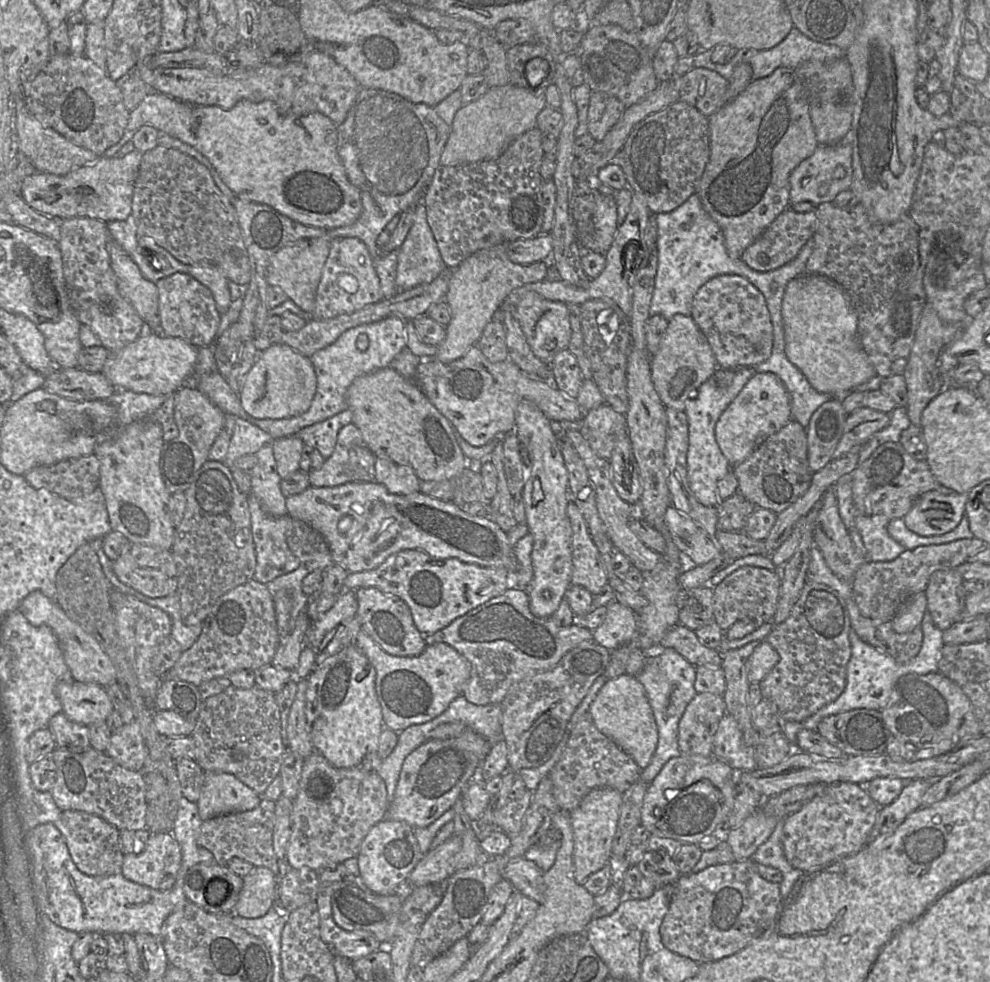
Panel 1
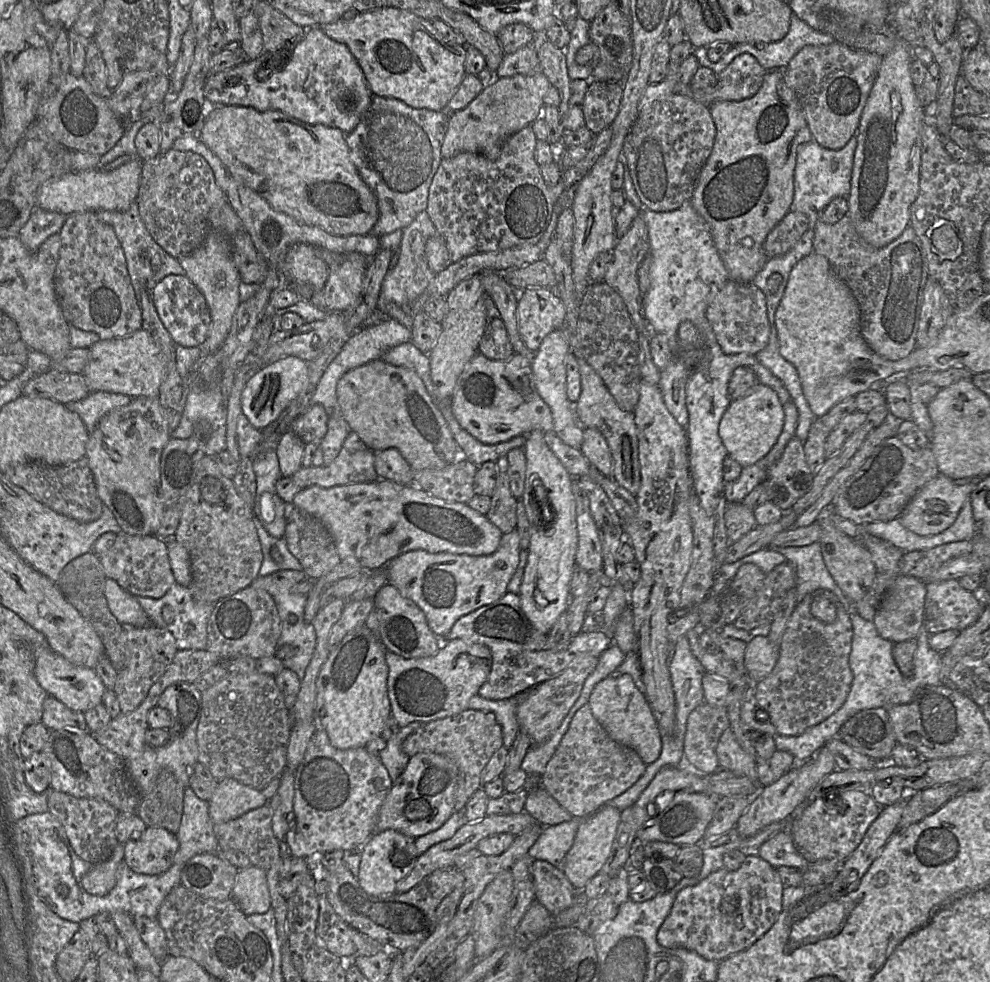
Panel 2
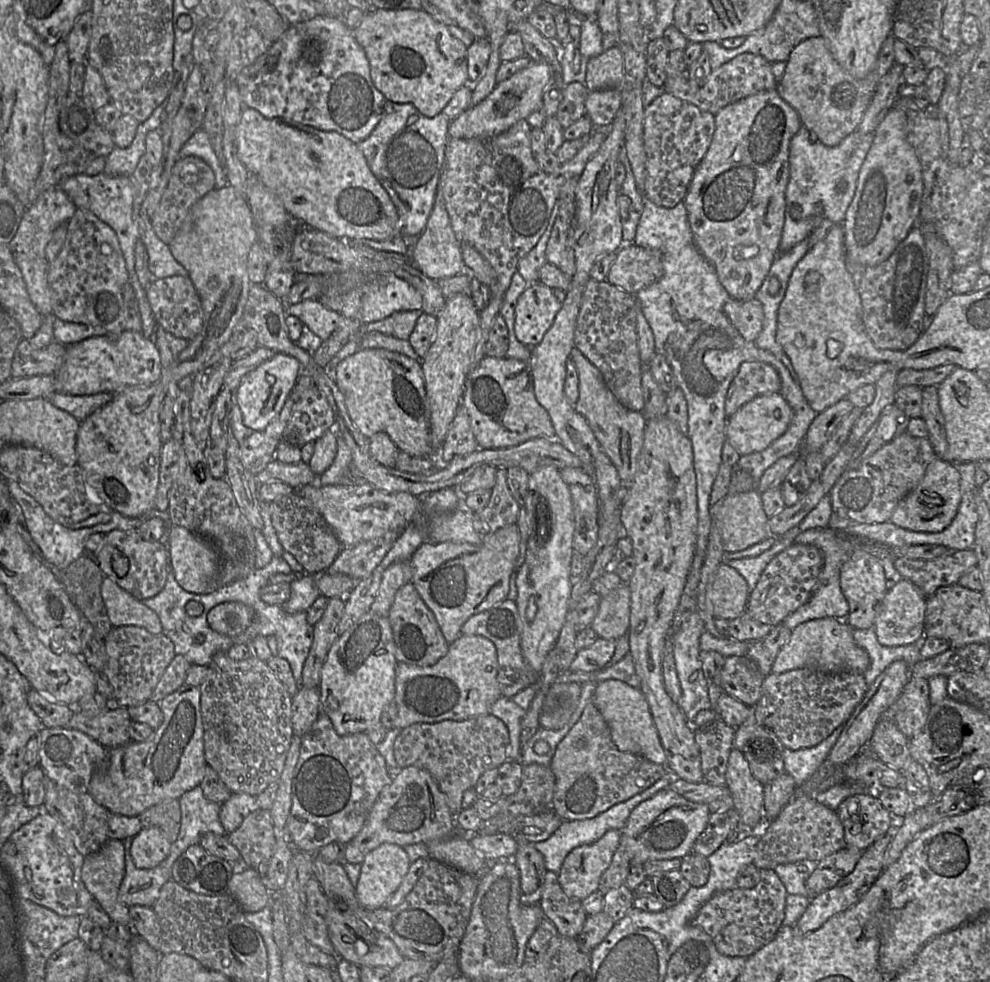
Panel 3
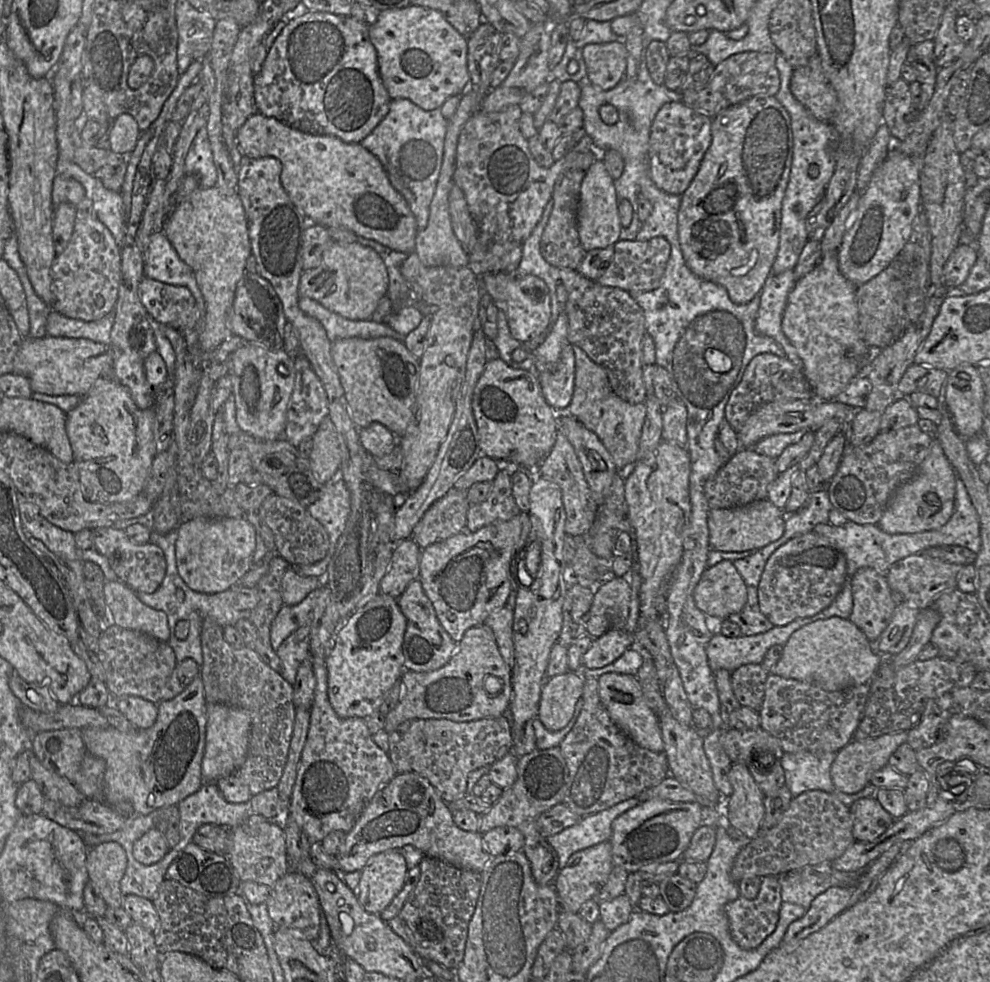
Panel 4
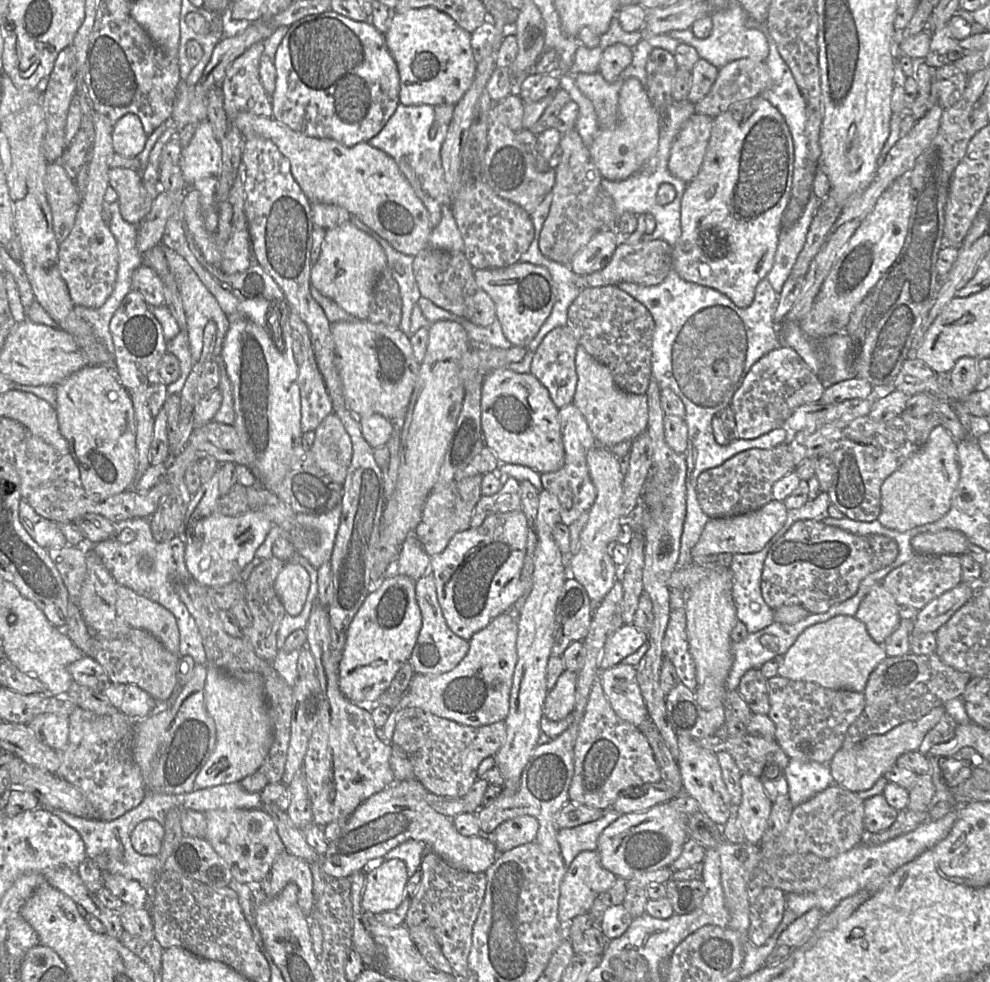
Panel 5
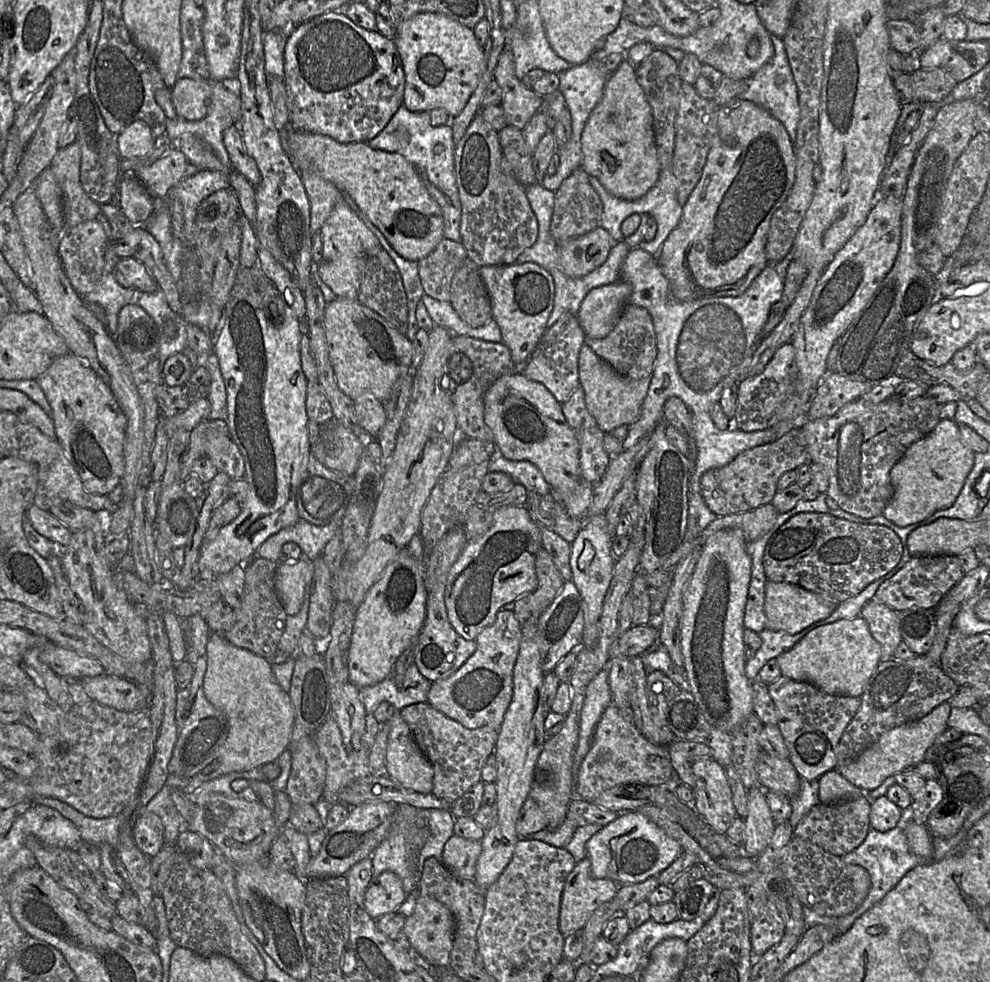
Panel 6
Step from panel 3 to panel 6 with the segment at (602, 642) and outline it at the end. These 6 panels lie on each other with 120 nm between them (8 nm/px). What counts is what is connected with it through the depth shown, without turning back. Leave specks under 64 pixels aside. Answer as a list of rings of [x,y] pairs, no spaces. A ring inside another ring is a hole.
[[[655,624],[632,626],[620,635],[609,650],[610,659],[640,656],[645,650],[659,642],[659,628]]]

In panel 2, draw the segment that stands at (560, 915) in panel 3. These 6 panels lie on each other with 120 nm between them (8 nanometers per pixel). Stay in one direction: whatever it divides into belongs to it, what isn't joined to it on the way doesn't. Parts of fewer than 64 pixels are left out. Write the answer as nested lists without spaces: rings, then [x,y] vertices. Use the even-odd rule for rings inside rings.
[[[534,860],[531,865],[531,874],[535,901],[543,905],[552,916],[573,904],[578,890],[568,881],[561,868],[546,861]]]

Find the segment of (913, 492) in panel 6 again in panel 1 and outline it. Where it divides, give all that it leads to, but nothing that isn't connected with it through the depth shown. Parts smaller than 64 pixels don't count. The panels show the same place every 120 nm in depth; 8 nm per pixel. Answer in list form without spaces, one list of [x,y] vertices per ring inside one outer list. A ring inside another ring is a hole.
[[[936,490],[922,494],[903,517],[912,532],[924,536],[941,536],[961,522],[968,493],[944,495]]]

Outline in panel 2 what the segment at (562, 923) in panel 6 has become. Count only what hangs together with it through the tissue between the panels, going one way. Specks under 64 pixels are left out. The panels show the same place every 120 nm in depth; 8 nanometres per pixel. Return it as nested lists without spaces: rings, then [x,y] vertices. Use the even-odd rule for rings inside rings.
[[[608,803],[580,823],[573,845],[561,866],[566,878],[576,890],[583,891],[587,883],[601,871],[606,863],[616,836],[620,816],[621,811]]]

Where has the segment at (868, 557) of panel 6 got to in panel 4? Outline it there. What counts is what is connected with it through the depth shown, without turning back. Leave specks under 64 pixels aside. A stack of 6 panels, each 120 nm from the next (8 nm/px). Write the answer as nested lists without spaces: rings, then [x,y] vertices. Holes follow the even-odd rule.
[[[814,531],[799,535],[768,558],[757,588],[760,611],[774,626],[813,616],[833,602],[845,580],[846,558],[836,544]]]

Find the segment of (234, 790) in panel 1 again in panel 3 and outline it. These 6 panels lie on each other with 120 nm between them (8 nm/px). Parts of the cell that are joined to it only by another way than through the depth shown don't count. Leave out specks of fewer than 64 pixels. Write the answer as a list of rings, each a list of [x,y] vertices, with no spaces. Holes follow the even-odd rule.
[[[232,793],[221,804],[219,815],[226,834],[236,830],[250,813],[259,808],[257,796],[247,793]]]

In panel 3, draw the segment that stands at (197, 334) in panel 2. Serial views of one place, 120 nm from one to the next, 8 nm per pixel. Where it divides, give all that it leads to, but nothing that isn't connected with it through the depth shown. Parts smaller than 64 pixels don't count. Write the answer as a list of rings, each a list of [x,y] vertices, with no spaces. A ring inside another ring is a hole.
[[[171,276],[153,280],[145,292],[157,323],[167,332],[187,340],[192,340],[199,334],[203,325],[203,308],[189,276]]]

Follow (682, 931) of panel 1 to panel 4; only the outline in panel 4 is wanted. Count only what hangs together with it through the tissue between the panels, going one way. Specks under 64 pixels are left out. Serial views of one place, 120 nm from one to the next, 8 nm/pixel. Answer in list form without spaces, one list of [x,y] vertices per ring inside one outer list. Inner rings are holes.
[[[765,876],[762,877],[760,890],[754,899],[739,896],[726,904],[725,913],[729,921],[729,931],[733,941],[744,950],[757,948],[776,928],[781,903],[781,886],[777,876]]]

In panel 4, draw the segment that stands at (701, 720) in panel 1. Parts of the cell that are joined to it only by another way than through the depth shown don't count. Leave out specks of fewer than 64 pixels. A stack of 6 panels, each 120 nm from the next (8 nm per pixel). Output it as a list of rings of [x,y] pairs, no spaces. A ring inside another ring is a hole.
[[[723,729],[704,732],[703,749],[710,763],[714,784],[723,799],[727,799],[733,792],[729,781],[729,772],[733,763],[720,743],[722,732]]]

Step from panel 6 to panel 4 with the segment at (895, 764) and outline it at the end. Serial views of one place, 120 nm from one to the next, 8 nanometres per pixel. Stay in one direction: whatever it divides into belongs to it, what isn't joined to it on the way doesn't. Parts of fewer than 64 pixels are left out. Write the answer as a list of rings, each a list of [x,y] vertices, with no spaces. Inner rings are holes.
[[[898,731],[876,738],[851,740],[836,753],[831,766],[831,777],[836,789],[846,794],[857,793],[870,784],[872,775],[888,765],[890,756],[903,743],[906,743],[908,731]]]

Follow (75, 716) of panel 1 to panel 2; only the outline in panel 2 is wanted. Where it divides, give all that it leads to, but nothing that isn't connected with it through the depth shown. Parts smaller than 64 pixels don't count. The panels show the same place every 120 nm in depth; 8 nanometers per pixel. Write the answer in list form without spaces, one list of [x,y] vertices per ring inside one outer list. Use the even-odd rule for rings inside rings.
[[[42,647],[38,652],[34,672],[39,685],[48,695],[71,710],[84,713],[103,702],[106,688],[95,670],[71,663],[50,647]]]

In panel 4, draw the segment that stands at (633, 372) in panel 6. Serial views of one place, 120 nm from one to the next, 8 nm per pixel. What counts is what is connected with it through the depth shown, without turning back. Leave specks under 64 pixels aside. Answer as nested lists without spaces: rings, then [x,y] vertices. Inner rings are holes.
[[[558,269],[559,281],[564,285],[568,294],[565,303],[565,312],[568,316],[568,342],[580,347],[591,360],[606,370],[612,390],[621,399],[630,404],[644,402],[647,392],[643,380],[641,361],[642,341],[647,330],[643,309],[627,291],[600,285],[573,269]]]

